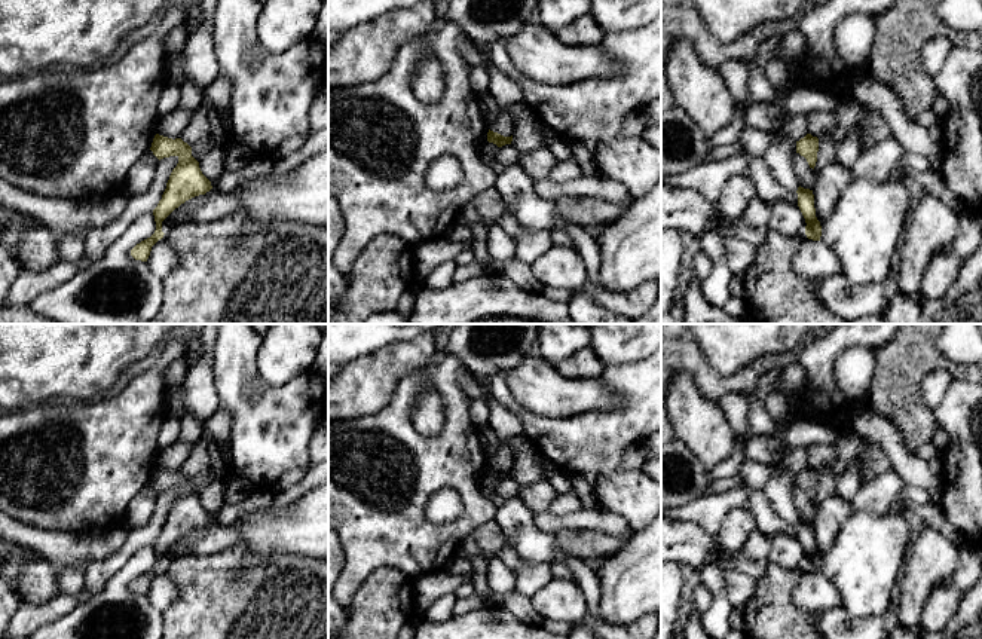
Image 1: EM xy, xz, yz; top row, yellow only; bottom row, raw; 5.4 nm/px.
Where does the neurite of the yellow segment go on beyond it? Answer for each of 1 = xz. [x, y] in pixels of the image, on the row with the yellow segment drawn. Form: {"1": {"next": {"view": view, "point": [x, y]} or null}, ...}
{"1": {"next": null}}

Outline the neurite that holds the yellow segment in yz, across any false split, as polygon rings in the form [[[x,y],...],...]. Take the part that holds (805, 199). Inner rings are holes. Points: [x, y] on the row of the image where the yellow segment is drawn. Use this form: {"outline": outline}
{"outline": [[[798,187],[798,207],[805,218],[805,235],[808,239],[820,241],[822,236],[822,226],[820,221],[816,217],[816,208],[814,208],[814,195],[813,190]]]}

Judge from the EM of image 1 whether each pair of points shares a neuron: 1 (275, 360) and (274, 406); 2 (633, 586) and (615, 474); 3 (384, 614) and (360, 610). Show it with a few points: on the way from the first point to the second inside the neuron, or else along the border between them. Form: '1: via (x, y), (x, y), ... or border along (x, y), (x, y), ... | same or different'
1: border along (256, 355), (259, 373), (274, 385), (306, 372) | different
2: border along (645, 526), (635, 532) | different
3: via (378, 614), (366, 612) | same

